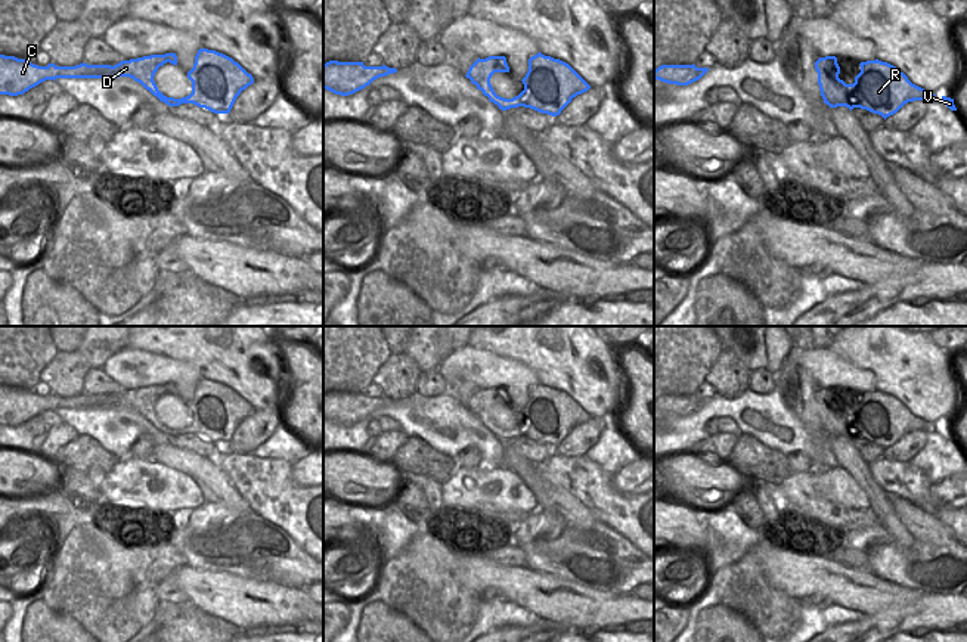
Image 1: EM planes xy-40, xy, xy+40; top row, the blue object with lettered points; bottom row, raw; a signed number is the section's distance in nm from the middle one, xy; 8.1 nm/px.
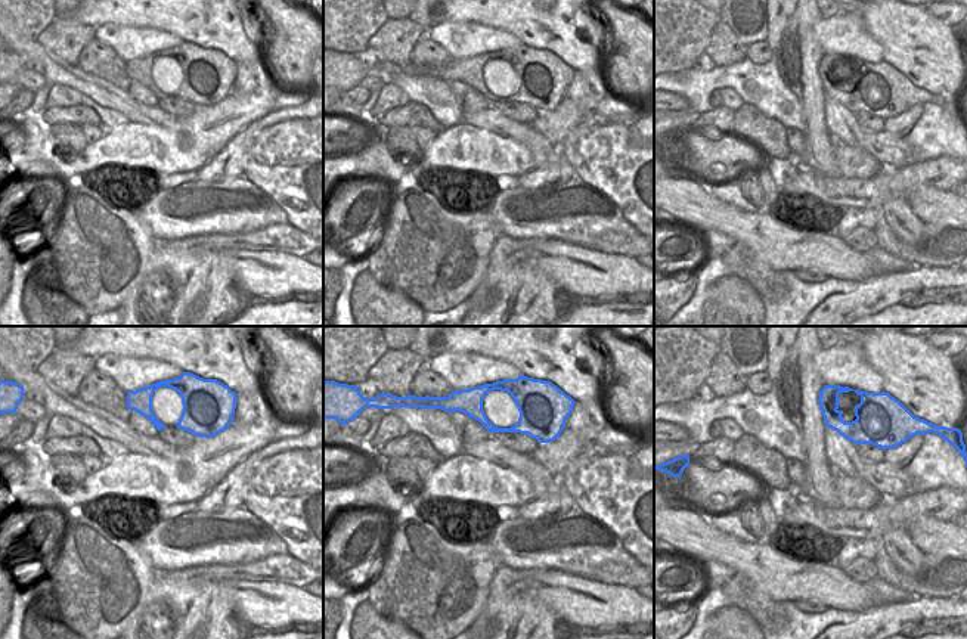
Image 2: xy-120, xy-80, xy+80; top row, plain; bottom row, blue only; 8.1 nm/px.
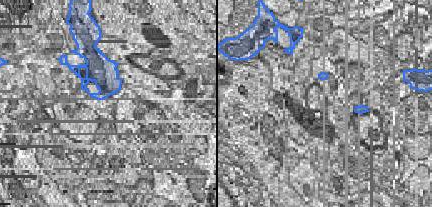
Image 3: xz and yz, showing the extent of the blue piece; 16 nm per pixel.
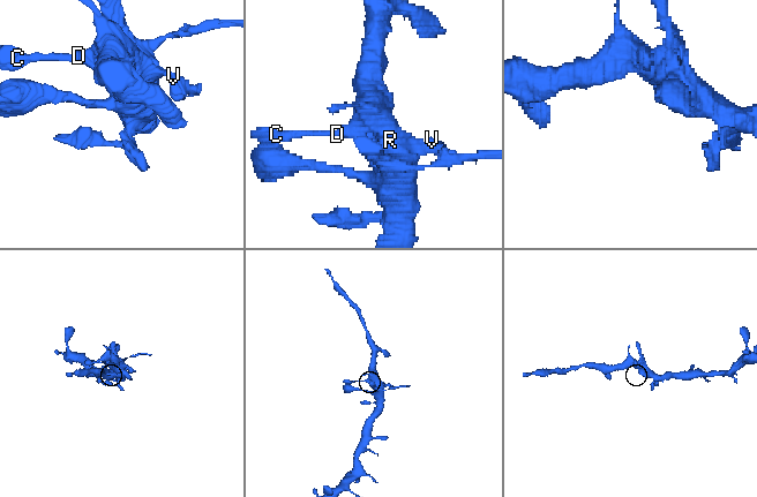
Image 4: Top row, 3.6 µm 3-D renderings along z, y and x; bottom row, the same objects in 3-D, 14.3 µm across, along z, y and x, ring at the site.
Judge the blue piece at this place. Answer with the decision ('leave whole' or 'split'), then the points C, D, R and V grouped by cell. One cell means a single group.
leave whole | C D R V

